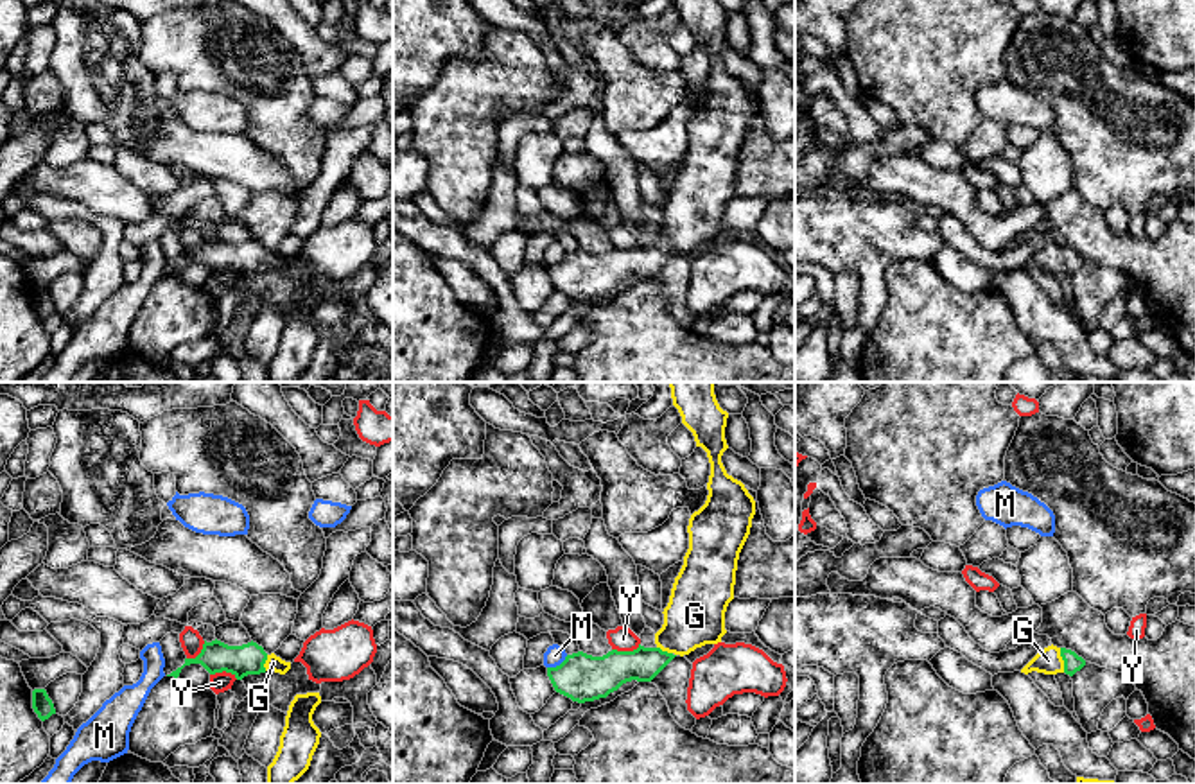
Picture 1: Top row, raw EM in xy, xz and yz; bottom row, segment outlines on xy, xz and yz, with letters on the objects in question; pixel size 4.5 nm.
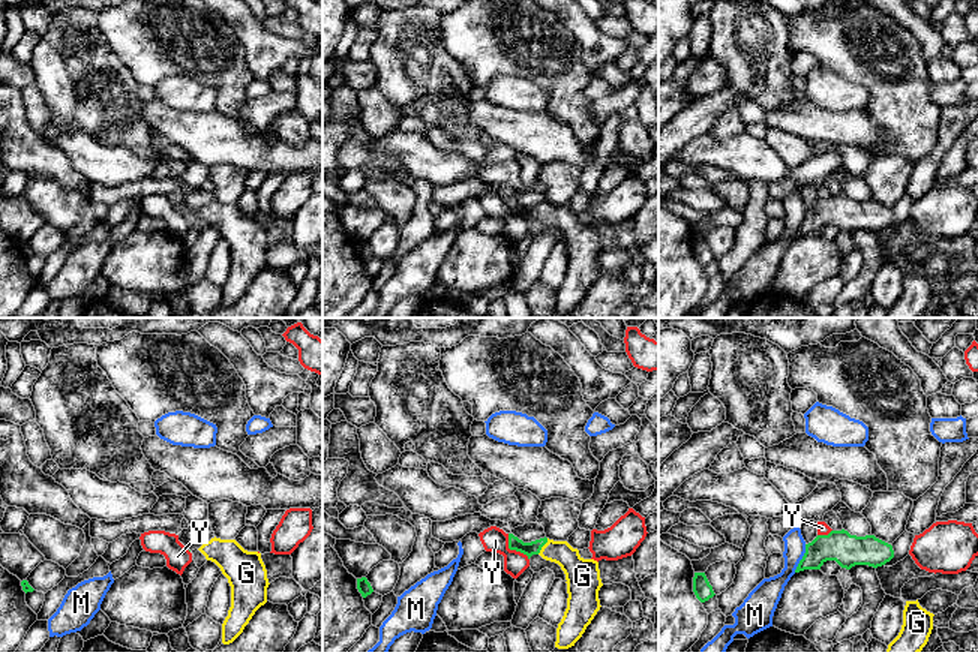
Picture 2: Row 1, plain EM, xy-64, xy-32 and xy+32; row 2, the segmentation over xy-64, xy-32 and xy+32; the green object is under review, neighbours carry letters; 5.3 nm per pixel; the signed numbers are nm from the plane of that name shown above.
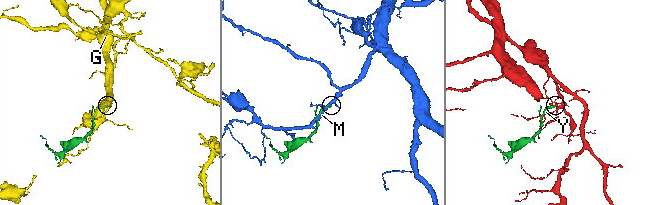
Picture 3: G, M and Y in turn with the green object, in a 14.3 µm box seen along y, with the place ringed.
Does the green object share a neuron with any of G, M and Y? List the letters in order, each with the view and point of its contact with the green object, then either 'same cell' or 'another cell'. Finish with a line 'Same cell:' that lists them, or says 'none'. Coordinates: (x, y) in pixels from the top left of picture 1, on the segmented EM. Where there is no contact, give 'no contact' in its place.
G: contact yz (1063, 659); same cell
M: contact xz (557, 666); another cell
Y: contact xz (627, 652); another cell
Same cell: G

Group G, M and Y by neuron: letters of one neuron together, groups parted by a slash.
G / M / Y

